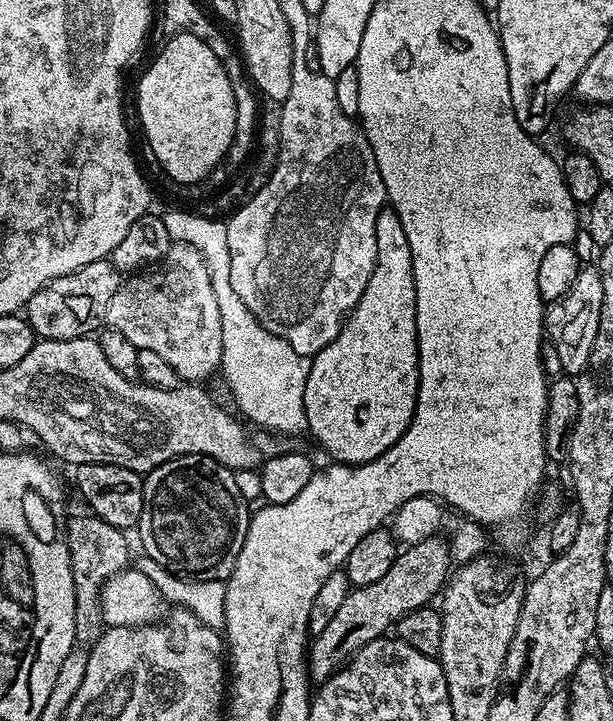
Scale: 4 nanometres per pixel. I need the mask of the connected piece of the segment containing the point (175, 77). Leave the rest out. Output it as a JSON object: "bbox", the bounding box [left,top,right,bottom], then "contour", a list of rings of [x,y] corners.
{"bbox":[136,32,236,186],"contour":[[[177,32],[167,37],[164,49],[152,60],[136,88],[136,108],[140,111],[140,124],[148,139],[148,148],[160,168],[176,184],[191,186],[211,174],[224,160],[236,129],[236,103],[230,78],[218,58],[214,58],[210,46],[194,34]]]}

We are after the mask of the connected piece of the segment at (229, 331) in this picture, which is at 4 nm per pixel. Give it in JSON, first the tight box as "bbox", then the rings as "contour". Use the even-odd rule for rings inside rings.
{"bbox":[163,212,309,438],"contour":[[[167,212],[163,213],[164,225],[168,231],[169,241],[188,244],[202,254],[206,262],[206,270],[210,270],[210,286],[214,286],[214,295],[218,298],[218,314],[222,314],[222,358],[220,368],[232,396],[236,399],[241,410],[256,423],[259,429],[279,434],[285,438],[295,437],[295,432],[304,432],[307,429],[306,406],[306,378],[308,377],[309,361],[290,346],[282,338],[270,334],[258,322],[250,310],[234,294],[234,286],[230,286],[230,254],[228,253],[228,226],[223,219],[211,220],[208,216],[199,216],[196,212]]]}

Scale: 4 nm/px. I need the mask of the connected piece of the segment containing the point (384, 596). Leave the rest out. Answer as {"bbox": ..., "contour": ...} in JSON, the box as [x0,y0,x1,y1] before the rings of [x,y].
{"bbox":[307,534,454,681],"contour":[[[435,534],[417,544],[407,545],[397,555],[390,570],[386,570],[386,574],[378,578],[378,582],[349,591],[346,602],[342,602],[342,607],[335,612],[334,618],[326,622],[326,630],[315,633],[307,649],[308,675],[313,681],[330,679],[358,654],[358,650],[362,650],[362,646],[381,639],[387,633],[384,632],[387,628],[388,631],[395,629],[397,622],[406,614],[429,607],[443,593],[454,561],[449,541],[445,538],[443,540],[441,536]]]}

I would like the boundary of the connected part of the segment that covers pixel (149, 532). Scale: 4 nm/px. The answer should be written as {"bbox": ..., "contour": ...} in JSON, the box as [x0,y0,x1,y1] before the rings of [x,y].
{"bbox":[138,456,250,581],"contour":[[[179,456],[147,472],[138,525],[143,555],[187,580],[227,581],[238,562],[238,554],[242,554],[242,542],[246,542],[250,519],[250,507],[244,501],[244,492],[236,476],[233,469],[222,466],[209,456]]]}

